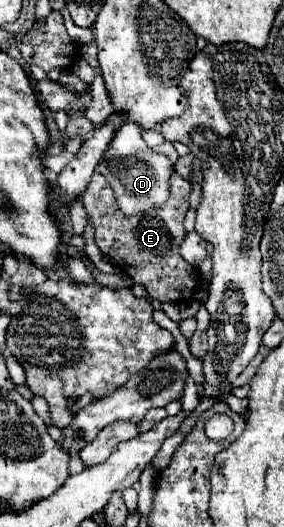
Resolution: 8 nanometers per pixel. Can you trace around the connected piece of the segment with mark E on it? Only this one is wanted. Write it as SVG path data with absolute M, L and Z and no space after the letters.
M94 173L92 181L84 193L84 209L90 225L94 225L94 239L102 253L110 255L118 269L130 277L134 283L146 287L148 295L158 301L172 301L178 303L186 301L198 281L198 273L186 265L178 253L178 245L186 235L182 225L184 215L188 211L188 197L190 197L190 183L180 175L172 173L170 177L170 197L164 205L152 207L150 213L140 217L128 217L116 205L114 191L102 173Z

